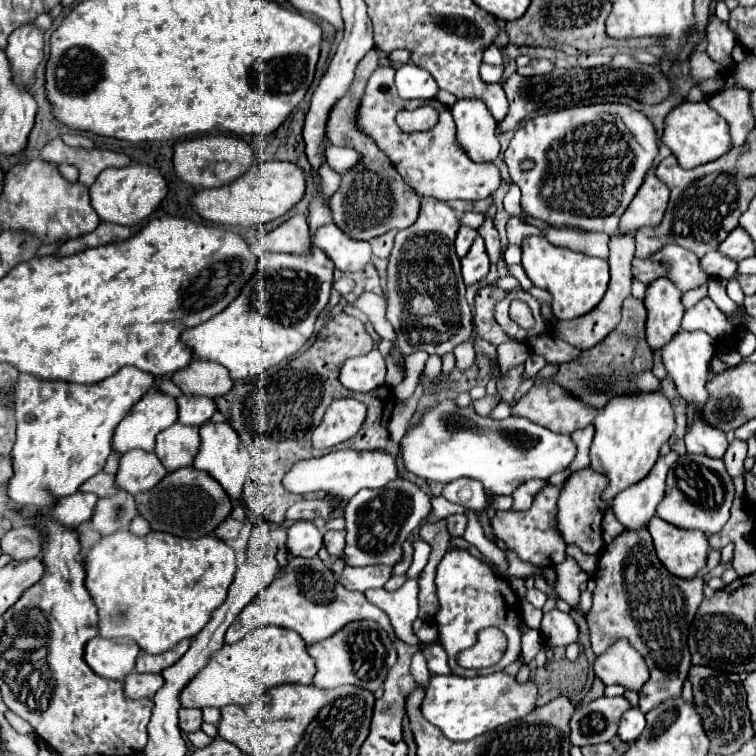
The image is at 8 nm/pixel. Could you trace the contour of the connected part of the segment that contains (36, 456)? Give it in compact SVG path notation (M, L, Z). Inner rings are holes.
M122 367L112 377L94 385L74 385L74 383L40 383L32 375L20 375L16 385L16 443L12 449L14 475L8 483L8 495L24 507L46 507L56 503L60 497L76 493L78 487L92 475L100 473L106 457L112 451L112 435L116 425L140 401L148 391L154 389L154 377L140 371L138 367Z

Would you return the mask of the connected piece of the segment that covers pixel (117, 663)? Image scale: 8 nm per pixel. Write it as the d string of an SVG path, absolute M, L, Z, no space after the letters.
M94 637L86 645L84 659L100 677L122 681L136 665L140 647L132 639Z

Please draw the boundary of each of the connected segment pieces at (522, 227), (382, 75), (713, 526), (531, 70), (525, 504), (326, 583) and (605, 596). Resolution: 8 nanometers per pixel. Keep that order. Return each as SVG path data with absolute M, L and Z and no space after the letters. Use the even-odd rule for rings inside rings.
M510 217L508 225L506 225L506 231L508 231L508 241L510 241L510 243L516 243L516 245L522 243L522 237L524 237L524 235L540 233L536 227L526 225L524 221L520 221L520 219L516 219L516 217Z
M380 65L366 83L364 95L360 99L356 127L368 135L378 149L390 159L394 169L400 173L404 183L408 183L418 195L428 195L434 199L486 199L492 195L500 185L500 173L494 163L476 163L470 161L466 151L456 139L456 125L450 115L450 109L442 105L438 99L426 101L406 101L400 99L394 87L394 67ZM430 105L436 107L440 113L440 121L434 129L422 133L402 133L396 125L396 113L408 107Z
M682 455L668 471L664 499L656 507L656 515L680 529L698 529L702 533L718 533L728 517L734 501L734 483L728 475L722 459L710 459L706 455Z
M534 59L530 65L526 67L518 67L518 73L524 77L534 77L534 75L546 75L554 69L554 63L548 59Z
M530 479L528 483L522 483L522 485L512 493L512 497L514 497L514 509L518 509L518 511L528 509L528 507L532 505L536 493L538 493L540 489L544 489L546 485L548 485L548 481L544 481L544 479Z
M288 557L288 567L284 569L282 577L274 579L252 603L248 603L242 613L238 615L236 623L228 627L226 631L226 643L240 641L248 631L264 625L276 625L296 631L308 645L318 643L320 639L332 637L336 631L340 631L344 625L352 621L374 621L378 623L388 637L394 641L396 633L390 625L388 615L372 605L364 593L350 591L338 583L338 579L332 575L332 571L324 565L322 559L294 559Z
M642 527L640 531L624 529L612 543L604 545L604 549L598 553L598 569L594 573L594 581L596 581L596 589L592 593L594 605L586 617L588 627L590 627L590 637L592 637L592 651L596 655L602 655L604 651L608 651L608 647L612 643L616 643L618 639L626 639L636 651L642 653L642 657L646 659L648 669L650 669L650 679L640 691L640 711L646 713L648 709L656 707L664 699L680 695L682 683L692 665L686 637L688 637L688 627L698 611L698 605L704 599L702 577L684 581L684 579L668 573L668 569L664 569L664 565L656 557L654 543L652 543L648 529Z

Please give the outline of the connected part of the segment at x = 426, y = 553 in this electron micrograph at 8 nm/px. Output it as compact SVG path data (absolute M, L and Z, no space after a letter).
M422 539L414 541L414 561L412 561L410 569L408 569L408 577L416 577L426 567L426 563L430 559L430 551L432 551L430 543L426 543Z

